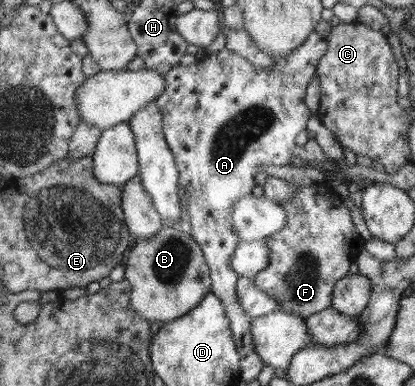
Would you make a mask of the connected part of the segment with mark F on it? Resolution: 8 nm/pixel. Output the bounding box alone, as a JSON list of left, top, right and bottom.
[253,182,364,317]

